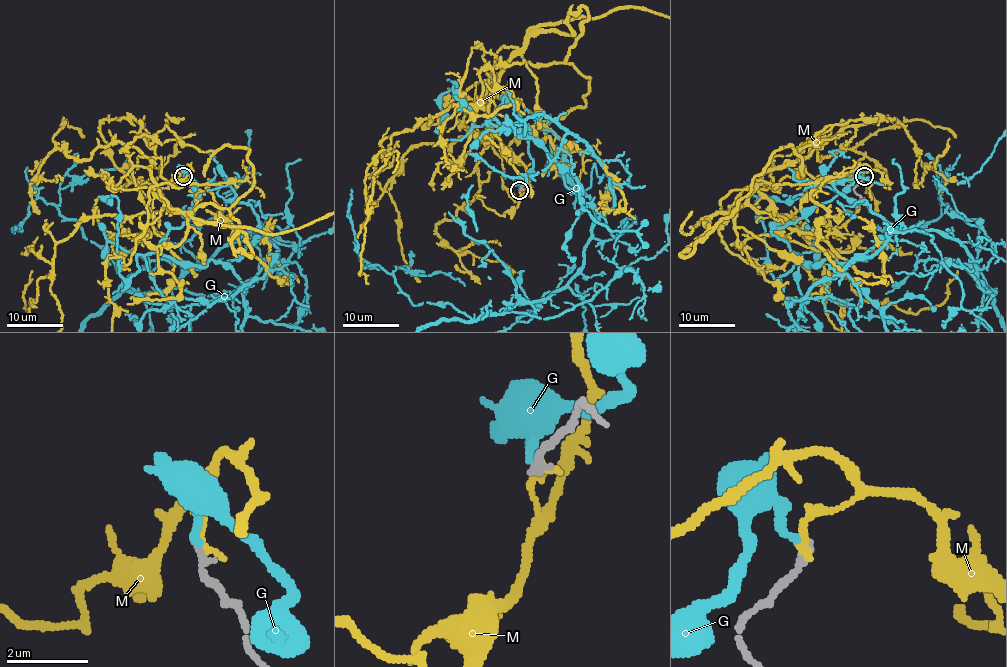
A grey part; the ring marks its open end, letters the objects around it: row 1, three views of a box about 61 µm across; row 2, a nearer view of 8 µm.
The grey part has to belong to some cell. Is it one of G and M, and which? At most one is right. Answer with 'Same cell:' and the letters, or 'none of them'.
Same cell: none of them

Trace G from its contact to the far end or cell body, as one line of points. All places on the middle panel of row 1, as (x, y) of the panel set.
G: (521, 188), (504, 97), (600, 215), (581, 268), (511, 309), (549, 318)

